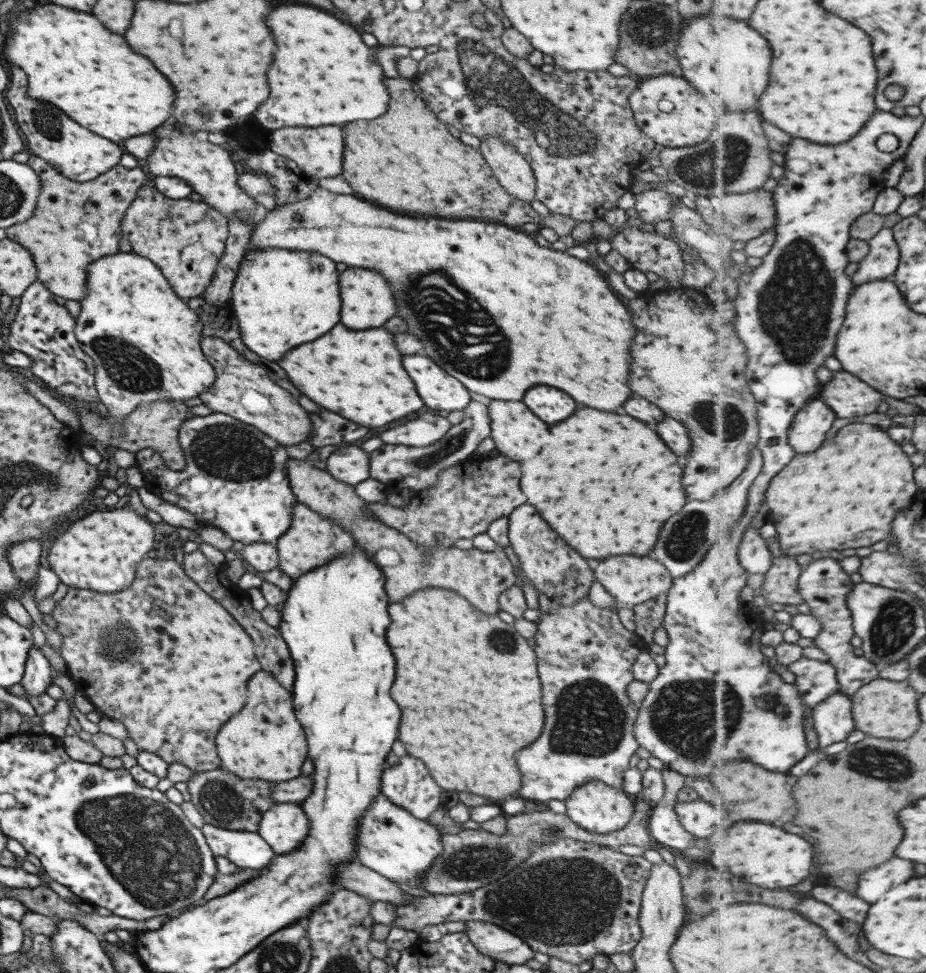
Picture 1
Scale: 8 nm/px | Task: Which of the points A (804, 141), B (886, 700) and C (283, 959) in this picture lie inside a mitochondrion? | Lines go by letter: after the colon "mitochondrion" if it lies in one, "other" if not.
A: other
B: other
C: mitochondrion

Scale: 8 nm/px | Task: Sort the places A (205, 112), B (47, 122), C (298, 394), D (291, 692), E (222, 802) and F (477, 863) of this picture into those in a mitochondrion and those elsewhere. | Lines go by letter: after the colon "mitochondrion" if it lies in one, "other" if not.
A: mitochondrion
B: mitochondrion
C: other
D: other
E: mitochondrion
F: mitochondrion

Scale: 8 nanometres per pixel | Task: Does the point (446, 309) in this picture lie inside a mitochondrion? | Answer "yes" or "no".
yes

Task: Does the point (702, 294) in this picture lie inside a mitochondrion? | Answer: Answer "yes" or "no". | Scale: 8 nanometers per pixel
no

